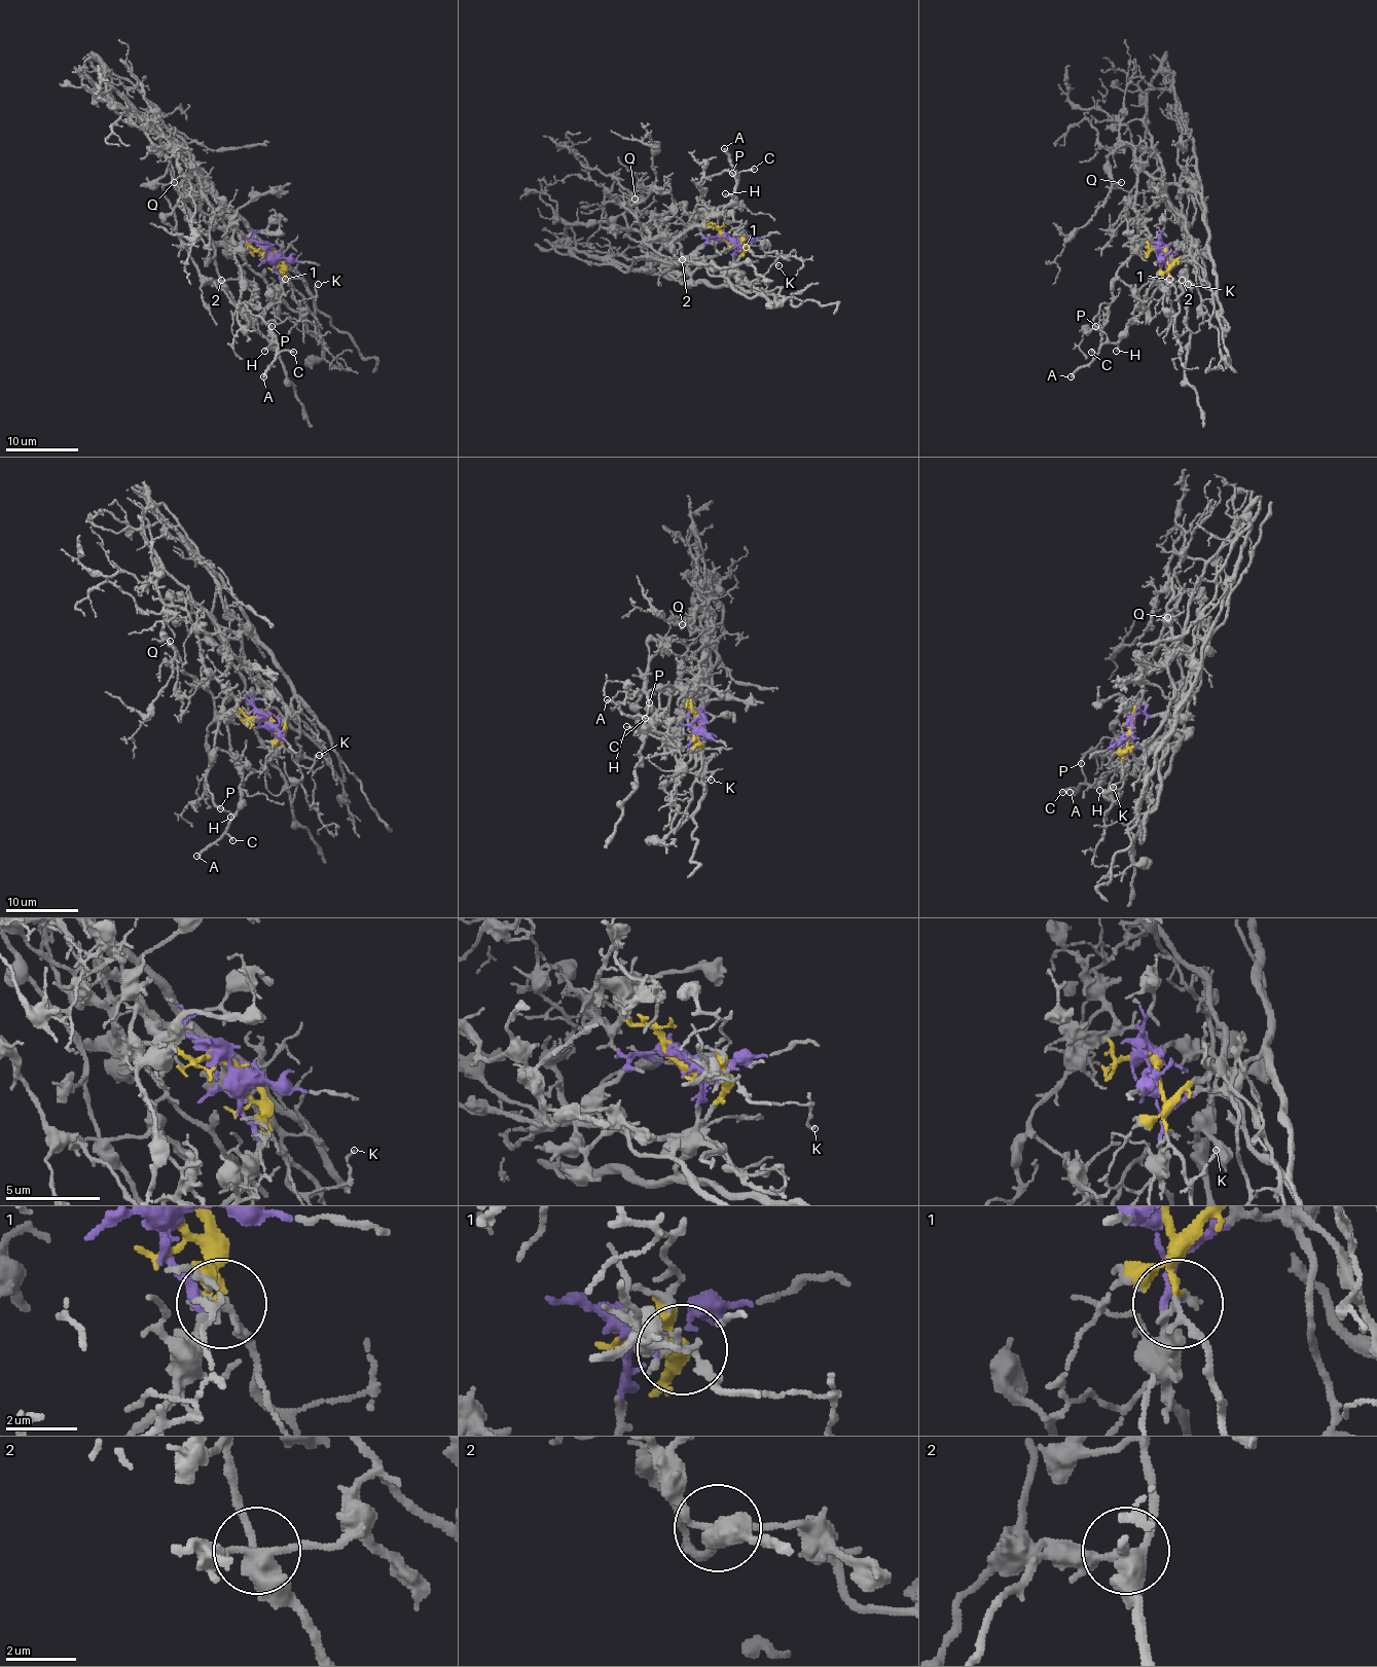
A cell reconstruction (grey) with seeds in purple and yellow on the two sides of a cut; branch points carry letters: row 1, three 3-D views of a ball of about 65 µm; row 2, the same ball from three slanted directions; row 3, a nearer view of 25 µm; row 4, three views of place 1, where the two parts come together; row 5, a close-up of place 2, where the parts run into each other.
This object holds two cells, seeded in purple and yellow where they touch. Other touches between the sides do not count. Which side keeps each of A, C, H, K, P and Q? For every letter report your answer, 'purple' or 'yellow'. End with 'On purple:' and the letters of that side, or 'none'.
A: yellow
C: yellow
H: yellow
K: yellow
P: yellow
Q: purple
On purple: Q

